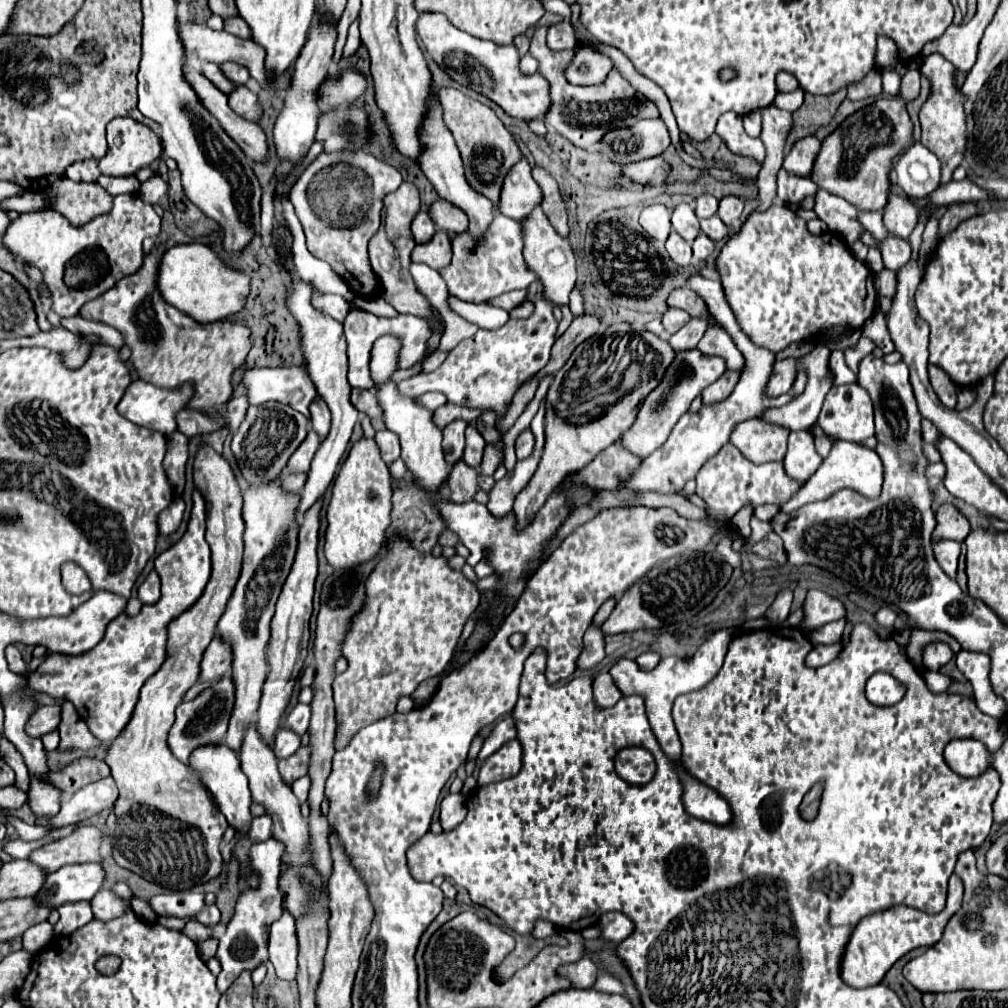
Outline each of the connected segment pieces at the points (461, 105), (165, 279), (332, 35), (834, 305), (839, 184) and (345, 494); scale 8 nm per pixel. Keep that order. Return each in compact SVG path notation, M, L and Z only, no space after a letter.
M445 87L439 91L439 101L445 109L445 123L451 129L457 147L461 151L463 167L465 167L465 177L469 185L485 195L489 201L499 203L503 179L509 173L509 169L521 159L521 151L513 139L513 135L503 127L499 117L489 109L487 105L463 95L461 91L453 87Z
M205 243L173 245L165 251L159 269L159 289L165 301L195 321L211 323L239 313L249 295L249 275L241 269L229 267Z
M317 15L313 19L307 43L301 49L301 55L295 61L293 67L293 85L285 93L285 109L277 117L275 131L273 131L273 141L275 149L281 161L291 159L295 165L301 163L301 159L307 155L309 147L313 145L313 137L317 131L317 117L321 115L321 109L317 105L317 89L321 87L321 81L327 79L329 67L333 63L333 49L337 41L337 21L329 19L327 15Z
M771 205L765 213L751 213L749 219L745 221L745 225L741 227L741 231L727 241L727 245L723 247L719 259L717 259L717 271L721 273L721 283L723 283L723 289L725 289L725 295L727 295L727 301L731 305L731 309L735 311L739 323L741 323L741 329L761 347L767 347L767 349L773 349L775 353L785 349L789 343L793 341L815 341L819 339L821 331L833 327L833 325L845 325L845 327L861 327L875 311L875 303L877 303L877 291L875 291L875 283L871 285L871 269L857 261L853 255L851 255L851 249L845 245L845 241L841 241L835 233L829 233L825 231L825 243L823 243L823 235L811 235L807 231L807 225L805 221L789 207L785 205Z
M909 69L903 75L901 97L899 99L879 99L873 105L853 113L845 119L825 141L817 157L811 179L825 191L843 197L859 211L883 209L889 199L889 173L893 161L905 153L907 147L915 143L913 123L905 111L905 103L913 101L920 94L921 73L919 69Z
M363 437L351 447L335 479L331 503L327 507L325 557L333 569L357 567L379 555L387 537L387 527L391 525L391 493L391 475L381 459L379 447L373 439Z

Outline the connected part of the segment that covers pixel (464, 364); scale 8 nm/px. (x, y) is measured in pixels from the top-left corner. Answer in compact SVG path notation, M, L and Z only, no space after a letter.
M539 299L535 301L535 311L531 317L509 319L503 327L493 331L479 329L473 337L461 341L461 345L449 353L439 369L405 379L399 383L399 389L409 397L441 391L451 403L479 407L483 411L495 409L501 417L507 411L517 387L547 365L551 347L555 343L555 331L557 319L553 315L553 305L545 299Z

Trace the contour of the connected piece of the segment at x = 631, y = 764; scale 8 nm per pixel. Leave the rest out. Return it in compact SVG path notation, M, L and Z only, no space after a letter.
M629 747L629 749L623 749L621 753L617 753L615 769L625 781L643 785L653 779L657 767L655 767L653 755L647 749Z

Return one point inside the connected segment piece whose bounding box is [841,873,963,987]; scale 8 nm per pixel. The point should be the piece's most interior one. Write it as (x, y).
(880, 939)

